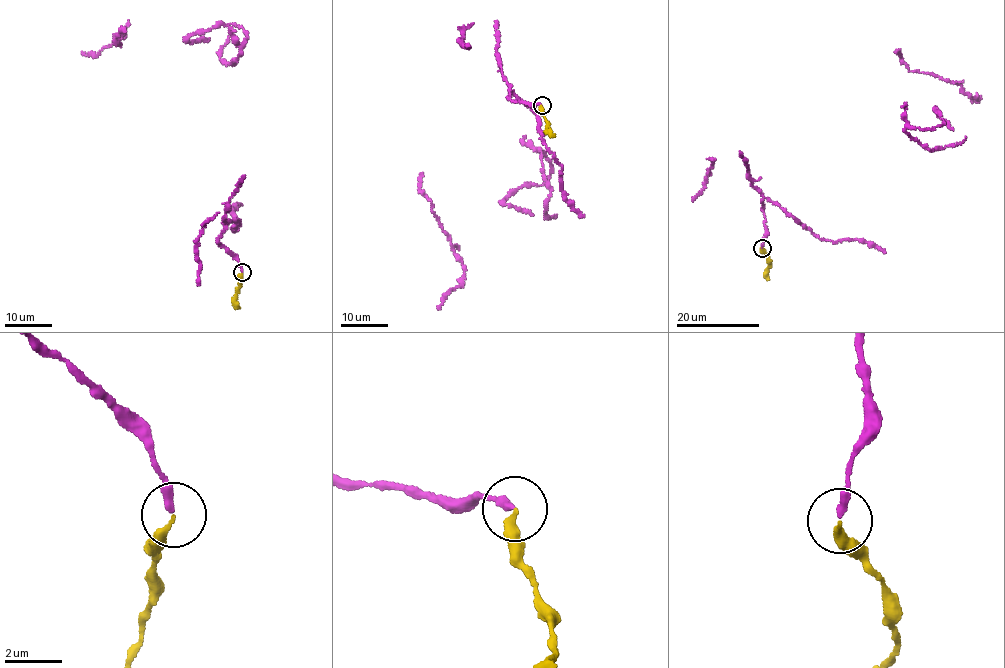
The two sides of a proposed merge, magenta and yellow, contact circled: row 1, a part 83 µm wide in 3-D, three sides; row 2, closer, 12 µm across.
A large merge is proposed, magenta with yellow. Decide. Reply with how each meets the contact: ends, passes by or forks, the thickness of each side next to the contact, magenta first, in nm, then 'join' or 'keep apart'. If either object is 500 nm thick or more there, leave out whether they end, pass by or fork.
magenta ends | yellow ends | 280/200 nm | join

